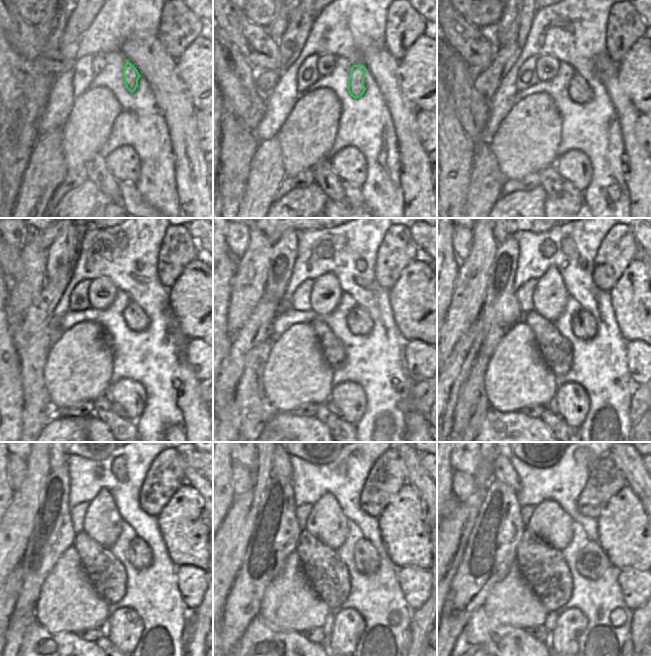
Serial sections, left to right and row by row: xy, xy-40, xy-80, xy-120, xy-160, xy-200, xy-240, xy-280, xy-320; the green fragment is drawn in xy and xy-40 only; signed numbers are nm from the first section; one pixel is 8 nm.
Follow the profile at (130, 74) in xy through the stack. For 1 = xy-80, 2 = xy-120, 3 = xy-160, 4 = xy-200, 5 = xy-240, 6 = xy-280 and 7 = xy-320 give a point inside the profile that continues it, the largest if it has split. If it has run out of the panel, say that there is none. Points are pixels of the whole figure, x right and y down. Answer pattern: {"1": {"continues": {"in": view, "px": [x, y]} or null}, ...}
{"1": {"continues": {"in": "xy-80", "px": [579, 90]}}, "2": {"continues": {"in": "xy-120", "px": [135, 319]}}, "3": {"continues": {"in": "xy-160", "px": [359, 322]}}, "4": {"continues": {"in": "xy-200", "px": [583, 323]}}, "5": {"continues": {"in": "xy-240", "px": [139, 554]}}, "6": {"continues": {"in": "xy-280", "px": [366, 559]}}, "7": {"continues": {"in": "xy-320", "px": [591, 562]}}}

